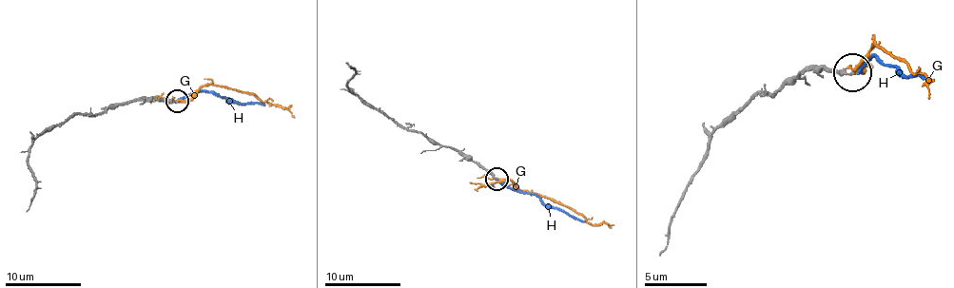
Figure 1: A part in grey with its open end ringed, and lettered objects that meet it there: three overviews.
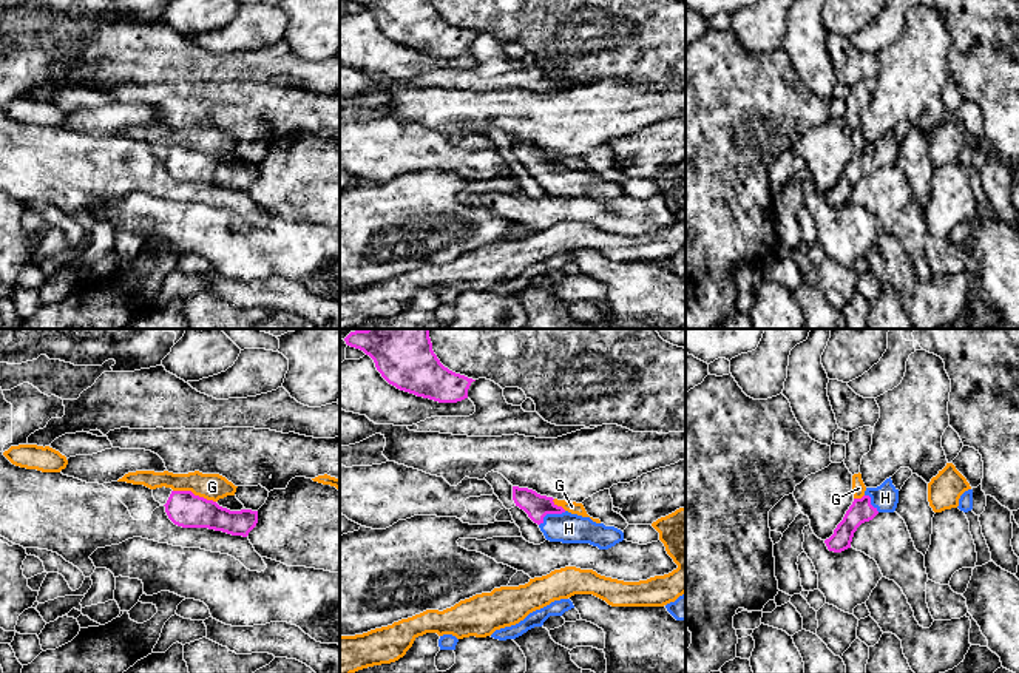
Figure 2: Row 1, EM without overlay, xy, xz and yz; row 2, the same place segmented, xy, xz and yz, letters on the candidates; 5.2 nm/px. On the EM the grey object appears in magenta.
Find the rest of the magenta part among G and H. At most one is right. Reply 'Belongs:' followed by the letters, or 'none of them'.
Belongs: H

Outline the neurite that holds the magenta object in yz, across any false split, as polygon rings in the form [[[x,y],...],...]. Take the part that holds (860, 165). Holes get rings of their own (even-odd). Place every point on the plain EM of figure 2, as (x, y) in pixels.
[[[891,131],[877,142],[866,142],[862,153],[854,153],[834,188],[824,194],[829,205],[841,207],[851,202],[857,182],[872,174],[879,167],[894,167],[899,157],[899,144]]]

